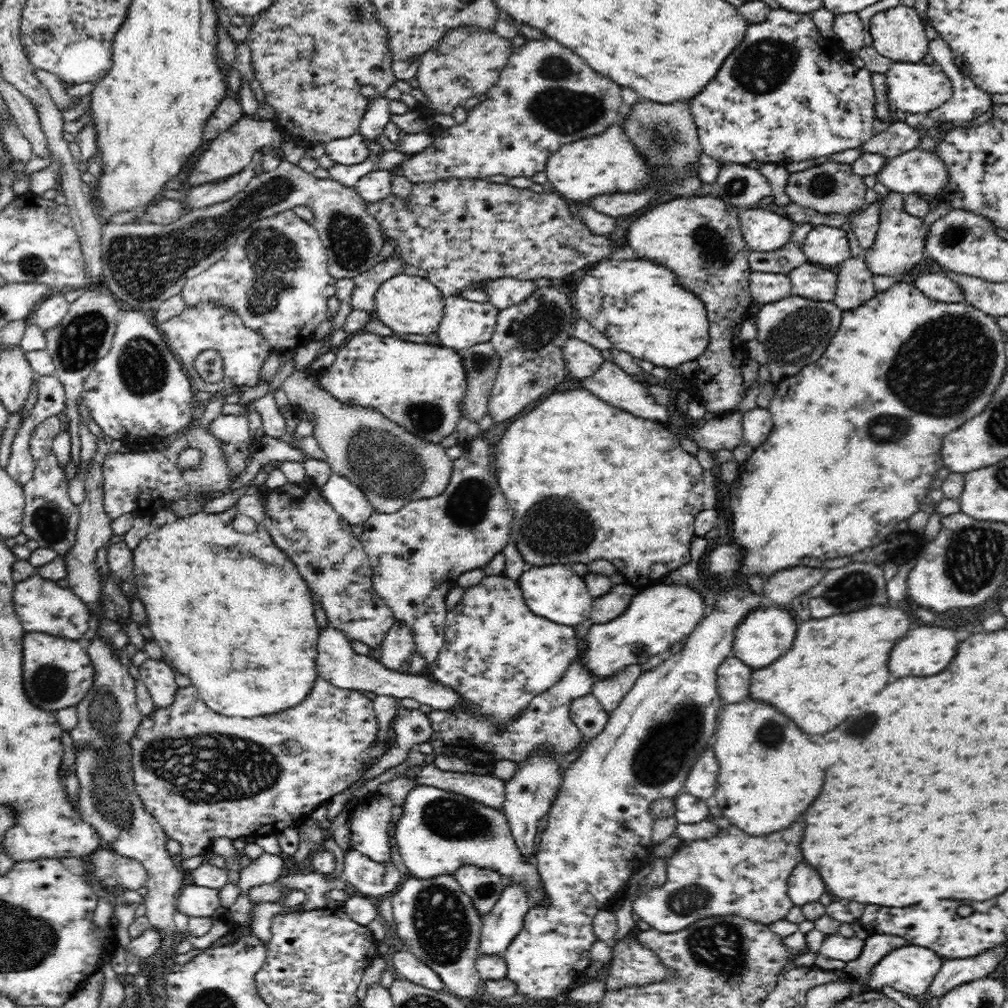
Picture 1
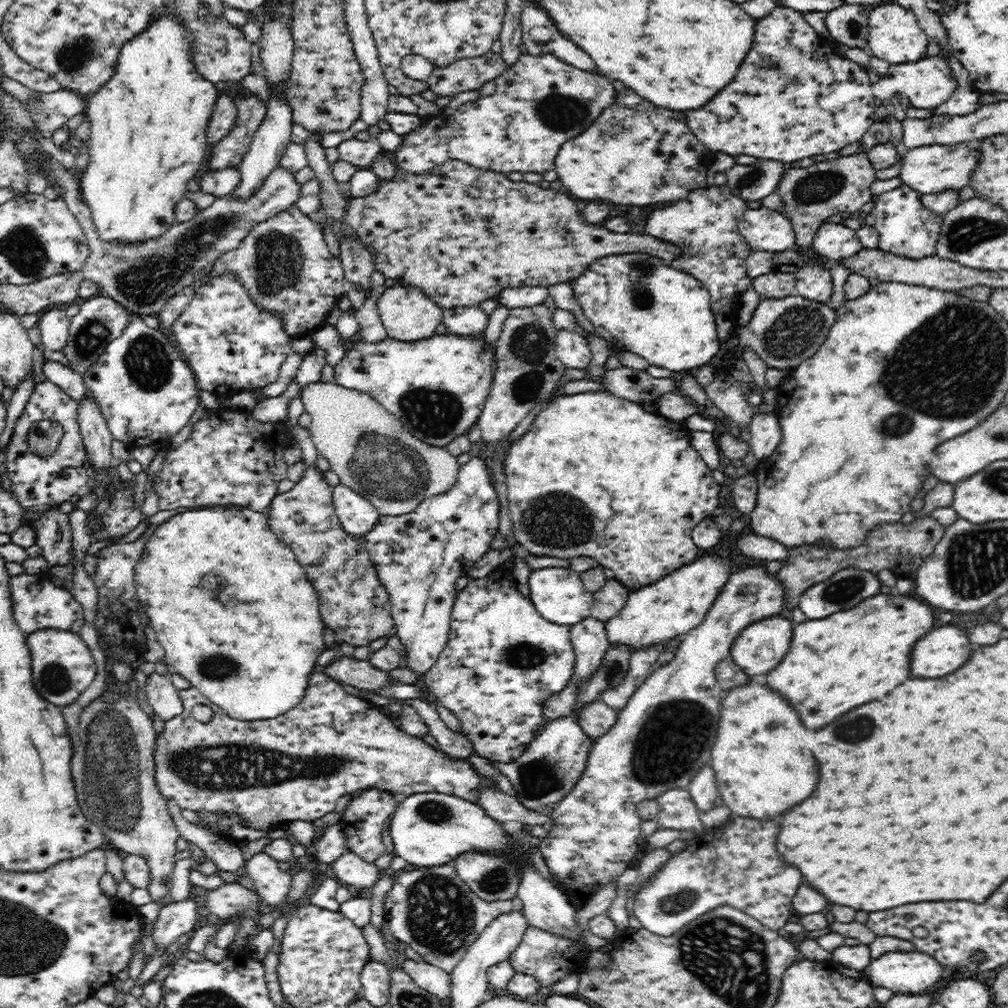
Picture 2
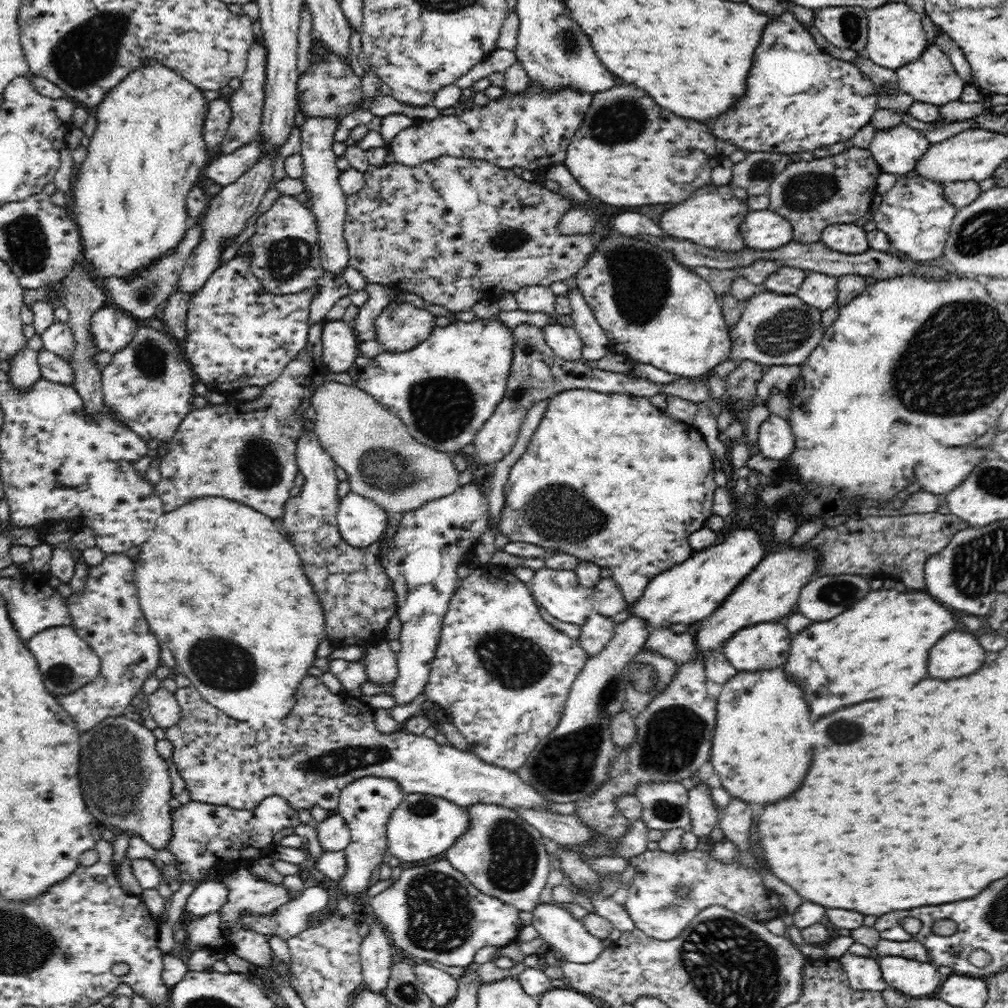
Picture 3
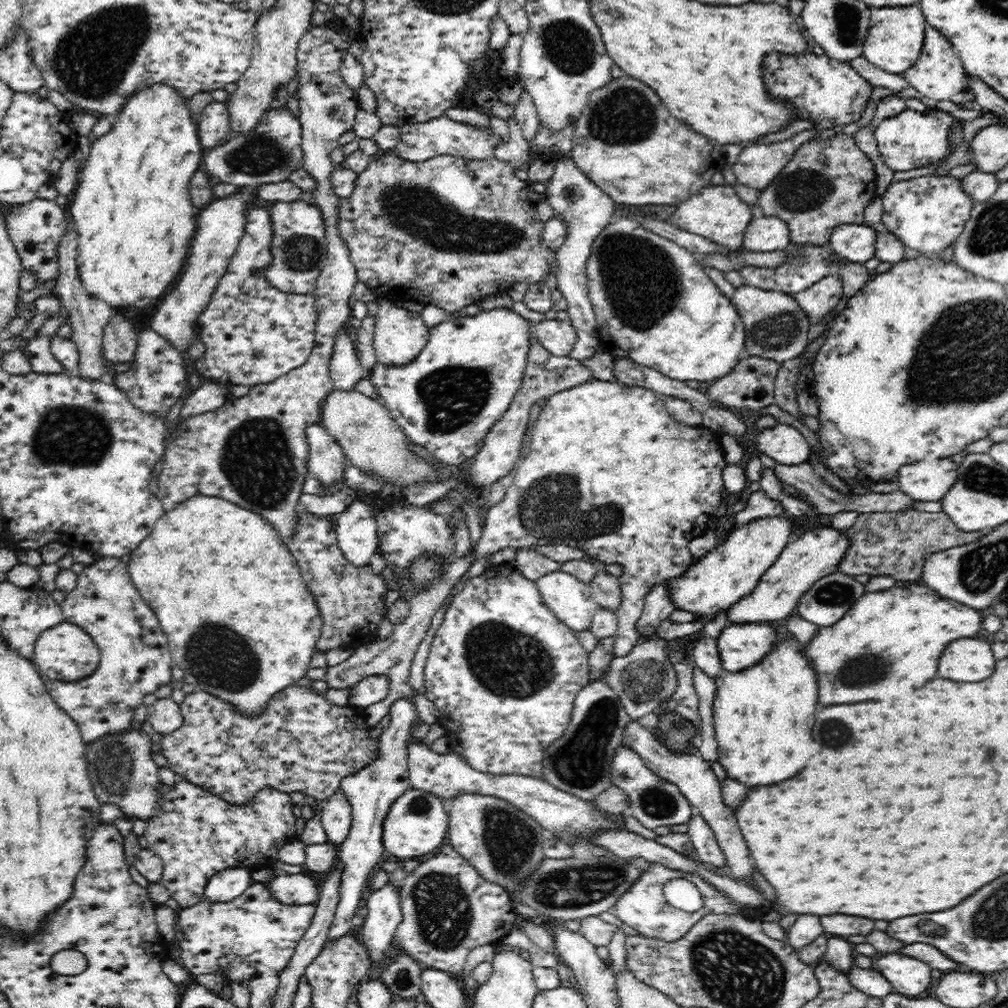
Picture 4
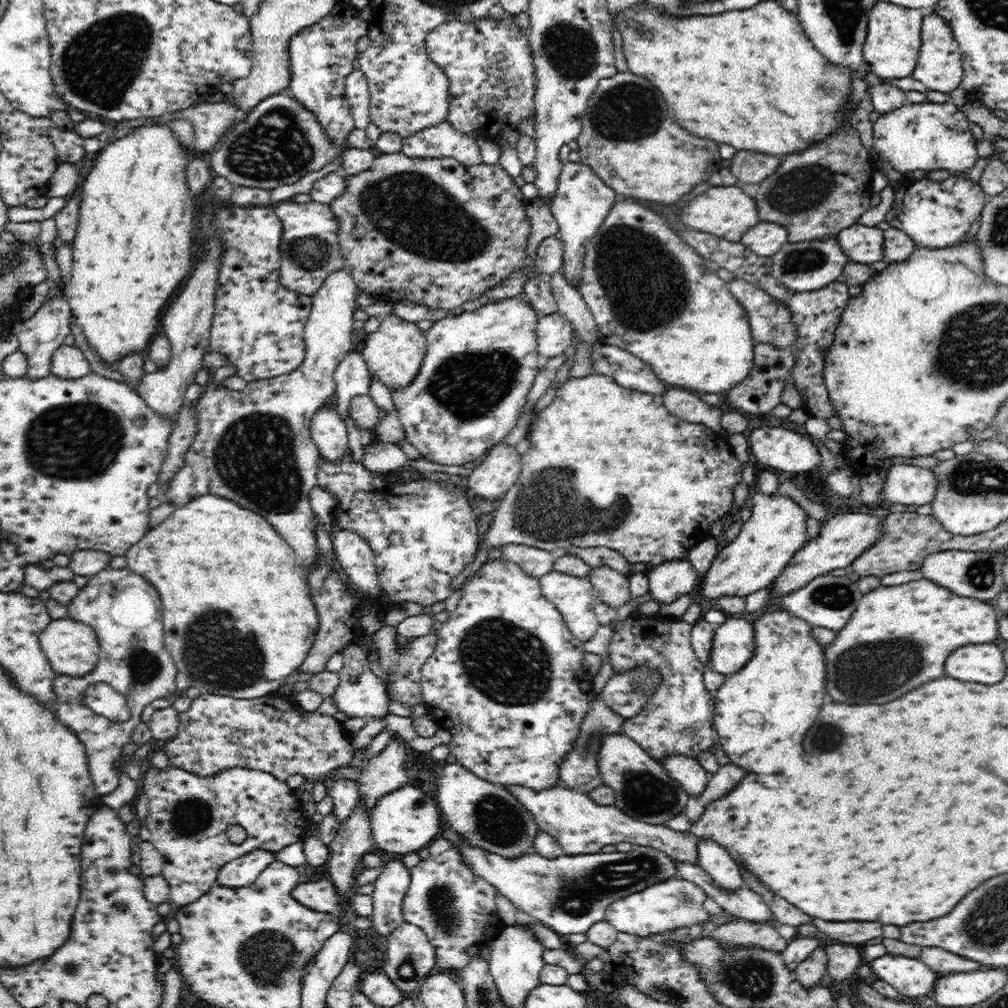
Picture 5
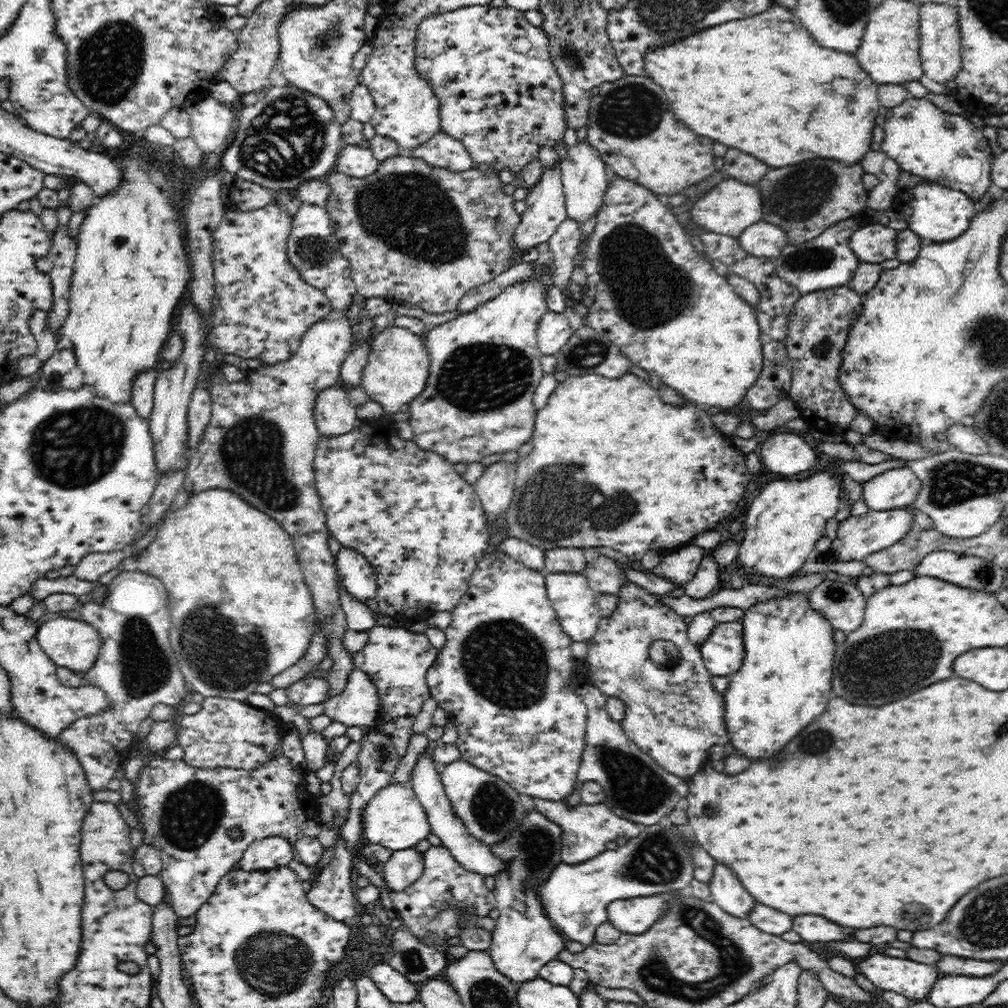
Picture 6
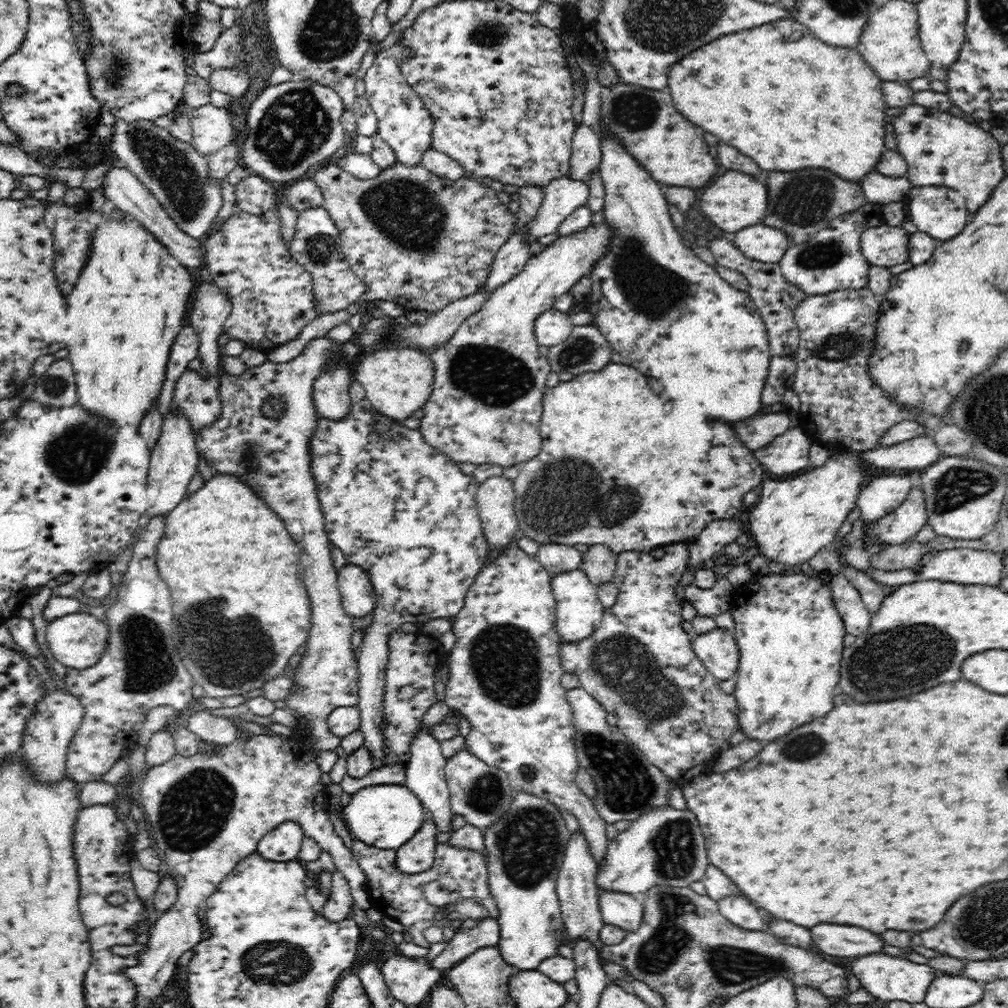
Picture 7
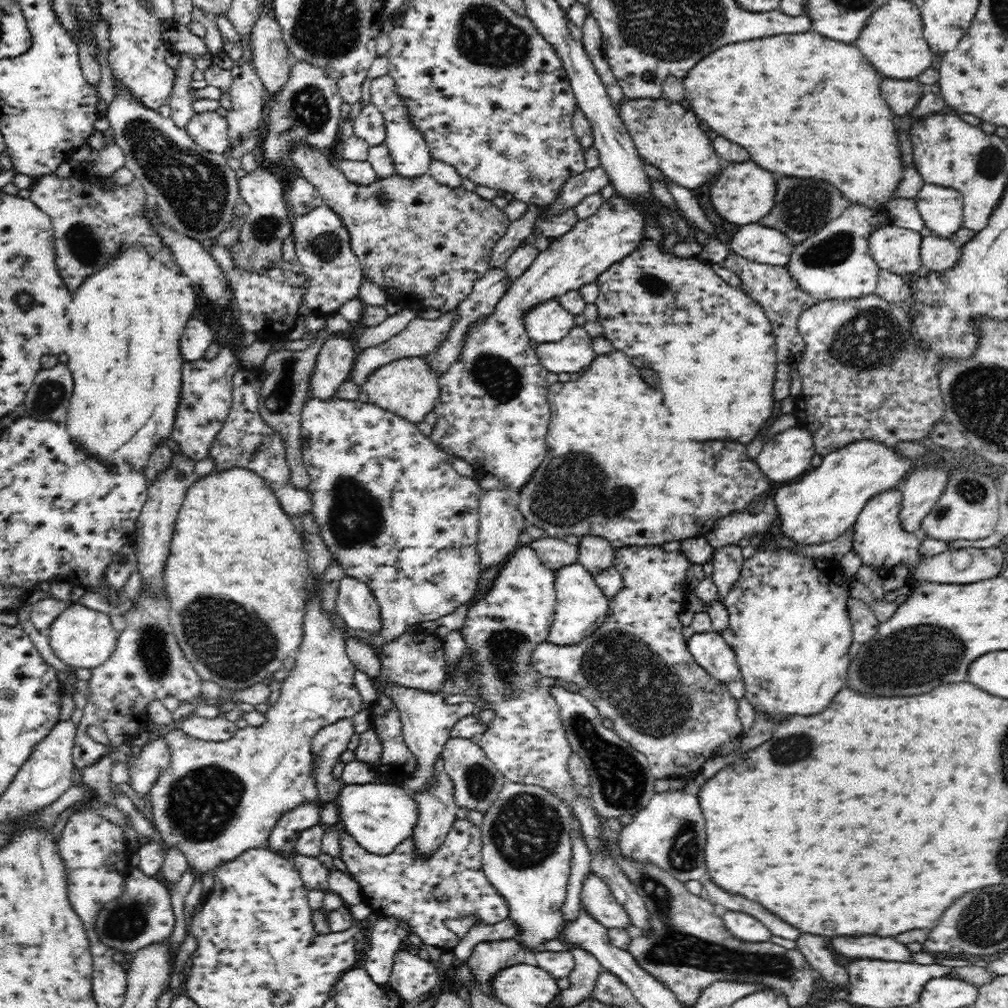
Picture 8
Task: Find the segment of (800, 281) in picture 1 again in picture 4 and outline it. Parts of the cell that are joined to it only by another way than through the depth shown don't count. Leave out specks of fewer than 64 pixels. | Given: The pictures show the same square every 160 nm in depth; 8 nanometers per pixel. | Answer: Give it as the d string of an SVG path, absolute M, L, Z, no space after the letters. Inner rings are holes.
M836 273L828 275L810 289L794 295L793 299L805 312L810 323L818 323L834 310L844 295L841 280Z

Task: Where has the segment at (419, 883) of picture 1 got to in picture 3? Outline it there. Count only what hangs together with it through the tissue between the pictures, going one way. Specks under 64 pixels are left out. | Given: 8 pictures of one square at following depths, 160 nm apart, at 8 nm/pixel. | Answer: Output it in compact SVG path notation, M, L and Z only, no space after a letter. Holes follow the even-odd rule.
M447 858L404 869L397 881L370 899L378 919L383 920L392 942L420 960L440 962L446 966L469 966L475 954L484 946L505 947L512 943L521 929L516 907L480 892L468 882L465 874L456 870Z

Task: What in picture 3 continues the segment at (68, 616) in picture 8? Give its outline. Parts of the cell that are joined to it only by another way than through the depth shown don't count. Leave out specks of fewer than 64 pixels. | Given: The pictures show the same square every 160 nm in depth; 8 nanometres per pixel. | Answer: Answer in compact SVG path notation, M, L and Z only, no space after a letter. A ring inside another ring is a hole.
M72 626L53 627L30 638L26 643L28 650L35 656L40 672L44 677L44 684L48 692L56 694L70 694L74 690L92 682L98 676L101 658L76 633Z

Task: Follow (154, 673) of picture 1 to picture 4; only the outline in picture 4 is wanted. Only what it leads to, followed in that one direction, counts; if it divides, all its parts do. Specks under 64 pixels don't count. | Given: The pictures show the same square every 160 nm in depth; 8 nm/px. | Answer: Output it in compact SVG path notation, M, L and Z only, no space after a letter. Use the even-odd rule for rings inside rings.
M171 698L156 699L148 708L147 721L161 735L174 732L183 723L181 708Z

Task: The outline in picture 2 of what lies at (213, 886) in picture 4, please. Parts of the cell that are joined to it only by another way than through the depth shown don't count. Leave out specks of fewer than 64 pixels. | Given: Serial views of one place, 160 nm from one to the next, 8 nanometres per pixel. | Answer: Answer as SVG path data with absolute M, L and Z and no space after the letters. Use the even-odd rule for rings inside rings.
M187 898L162 907L153 933L155 946L166 948L178 936L191 934L198 917L202 916L202 912L199 913L200 908L202 904L195 898Z

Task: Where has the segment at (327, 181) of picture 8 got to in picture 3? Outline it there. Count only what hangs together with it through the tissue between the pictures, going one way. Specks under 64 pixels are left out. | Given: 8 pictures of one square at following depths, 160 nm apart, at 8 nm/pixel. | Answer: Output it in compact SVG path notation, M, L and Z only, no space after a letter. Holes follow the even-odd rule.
M443 155L412 167L391 160L382 166L369 165L363 175L364 186L358 192L347 195L347 215L343 237L349 250L349 266L358 270L370 284L382 284L395 290L402 287L404 291L421 296L427 303L444 306L450 312L470 311L477 302L496 300L496 296L504 292L516 293L518 289L527 286L549 287L553 282L569 281L574 278L576 272L584 268L592 250L602 240L598 232L592 235L560 235L556 226L566 211L574 208L572 203L564 199L560 193L546 189L537 182L526 181L520 175L516 175L512 169L500 168L488 161Z

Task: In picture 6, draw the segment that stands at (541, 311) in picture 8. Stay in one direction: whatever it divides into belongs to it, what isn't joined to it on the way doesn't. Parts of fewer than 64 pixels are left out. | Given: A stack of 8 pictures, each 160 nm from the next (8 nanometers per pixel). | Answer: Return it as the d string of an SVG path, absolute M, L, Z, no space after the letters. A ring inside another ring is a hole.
M545 311L537 330L537 345L542 354L558 352L573 333L570 322L564 313Z

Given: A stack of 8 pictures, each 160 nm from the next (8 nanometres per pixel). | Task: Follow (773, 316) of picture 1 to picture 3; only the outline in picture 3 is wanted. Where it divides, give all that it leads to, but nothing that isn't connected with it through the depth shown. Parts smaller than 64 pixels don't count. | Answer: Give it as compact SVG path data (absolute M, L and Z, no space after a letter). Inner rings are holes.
M758 289L756 293L748 299L740 302L743 308L738 322L731 328L732 350L729 358L739 360L752 360L766 367L803 363L808 355L816 348L823 334L822 322L820 321L821 310L808 306L797 295L780 295Z

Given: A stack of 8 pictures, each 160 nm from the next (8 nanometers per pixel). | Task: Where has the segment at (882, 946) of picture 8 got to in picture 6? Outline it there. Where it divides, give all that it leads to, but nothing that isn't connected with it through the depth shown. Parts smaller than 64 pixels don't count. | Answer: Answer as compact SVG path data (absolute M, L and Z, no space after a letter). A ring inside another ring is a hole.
M798 916L794 918L793 930L808 942L829 945L830 942L852 940L852 934L846 932L844 926L838 926L822 916Z

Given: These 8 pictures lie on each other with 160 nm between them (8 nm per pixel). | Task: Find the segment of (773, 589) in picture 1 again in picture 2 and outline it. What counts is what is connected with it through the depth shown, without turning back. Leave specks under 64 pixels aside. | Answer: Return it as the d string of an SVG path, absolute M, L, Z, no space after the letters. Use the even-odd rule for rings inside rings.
M929 514L923 518L916 518L910 524L902 524L899 521L875 525L875 528L864 536L864 542L852 548L834 548L833 544L827 542L794 546L787 549L784 566L777 572L776 577L785 586L785 596L788 601L794 596L800 596L813 584L826 580L846 568L865 570L875 575L882 570L890 570L898 579L905 577L915 580L917 570L928 556L932 556L944 532L946 527Z

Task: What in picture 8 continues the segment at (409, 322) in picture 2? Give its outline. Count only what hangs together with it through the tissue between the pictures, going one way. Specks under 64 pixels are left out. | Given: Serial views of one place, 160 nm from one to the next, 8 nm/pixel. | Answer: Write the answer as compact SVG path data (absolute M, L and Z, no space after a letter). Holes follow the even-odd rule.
M404 357L395 360L390 364L378 367L365 382L363 389L369 396L369 402L376 404L384 410L392 411L398 416L408 420L411 423L423 422L429 412L434 411L435 404L439 400L440 385L434 371L430 371L430 367L426 365L426 361L420 357Z

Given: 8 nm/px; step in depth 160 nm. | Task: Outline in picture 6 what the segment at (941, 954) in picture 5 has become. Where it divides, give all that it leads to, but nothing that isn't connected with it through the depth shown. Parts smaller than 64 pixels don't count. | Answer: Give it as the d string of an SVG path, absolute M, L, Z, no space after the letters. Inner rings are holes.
M946 955L941 956L937 968L941 975L982 978L998 974L1003 966L1004 964L999 963L999 961L974 960Z

